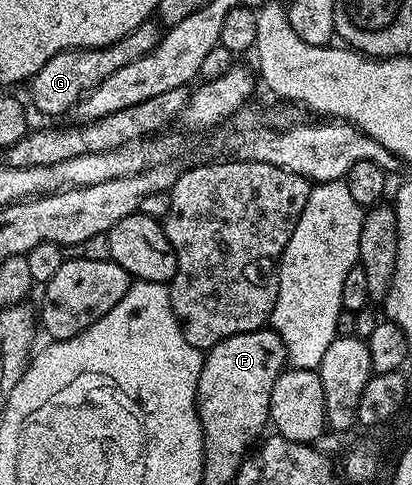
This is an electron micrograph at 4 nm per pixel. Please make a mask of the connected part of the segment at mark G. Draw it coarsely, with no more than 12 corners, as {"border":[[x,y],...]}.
{"border":[[149,20],[109,46],[58,52],[27,83],[31,109],[64,114],[156,47]]}

